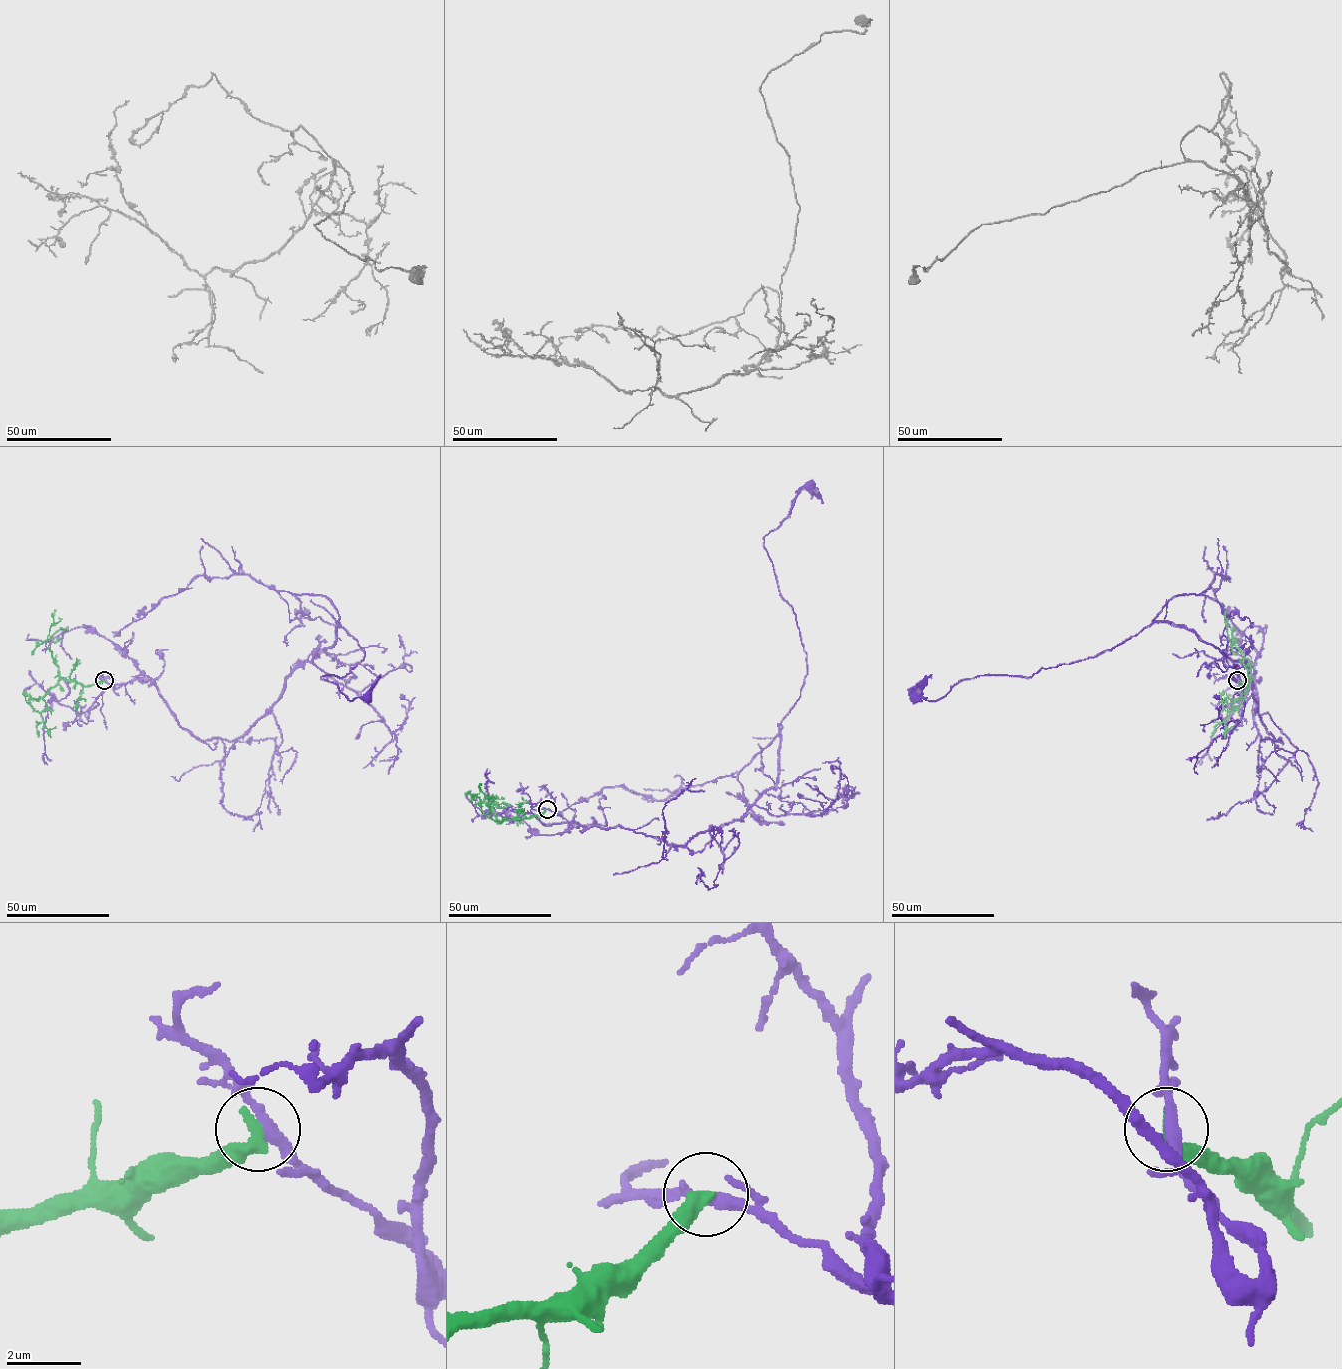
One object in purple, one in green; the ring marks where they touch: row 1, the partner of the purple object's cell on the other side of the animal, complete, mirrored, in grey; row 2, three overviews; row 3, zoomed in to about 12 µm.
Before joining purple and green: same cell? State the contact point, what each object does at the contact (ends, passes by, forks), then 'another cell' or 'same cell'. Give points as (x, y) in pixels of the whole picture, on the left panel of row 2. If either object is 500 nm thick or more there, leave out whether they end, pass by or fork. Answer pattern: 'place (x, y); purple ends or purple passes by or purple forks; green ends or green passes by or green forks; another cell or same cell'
place (104, 680); purple passes by; green ends; another cell

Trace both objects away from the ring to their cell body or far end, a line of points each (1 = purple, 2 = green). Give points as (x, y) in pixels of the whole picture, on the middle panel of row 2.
1: (546, 809), (685, 845), (739, 820), (777, 781), (779, 723), (800, 695), (806, 652), (764, 537), (810, 486)
2: (546, 809), (529, 817), (496, 821), (486, 815), (488, 807), (483, 802), (481, 783)

